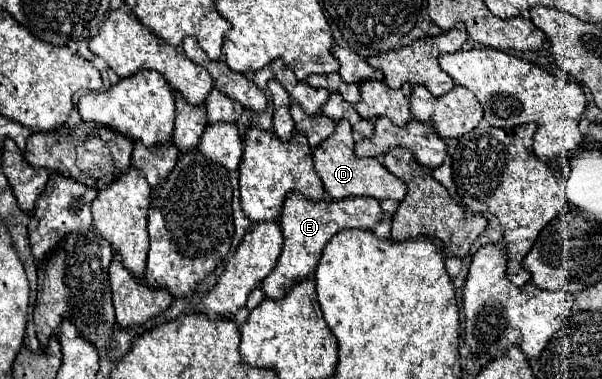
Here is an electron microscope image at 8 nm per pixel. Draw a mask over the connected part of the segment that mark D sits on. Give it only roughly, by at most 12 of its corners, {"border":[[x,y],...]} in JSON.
{"border":[[347,120],[313,150],[331,200],[401,202],[405,182],[353,154]]}

